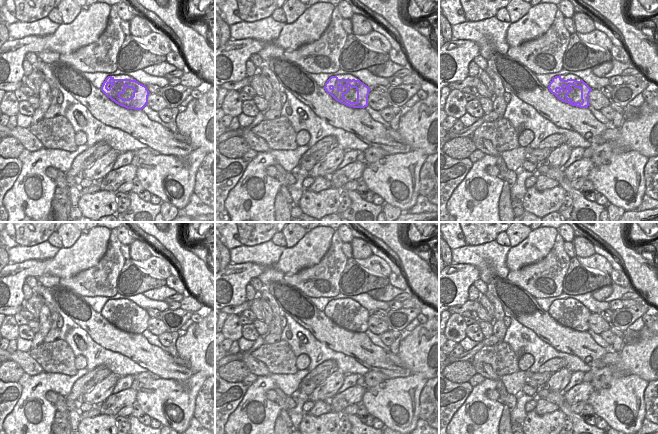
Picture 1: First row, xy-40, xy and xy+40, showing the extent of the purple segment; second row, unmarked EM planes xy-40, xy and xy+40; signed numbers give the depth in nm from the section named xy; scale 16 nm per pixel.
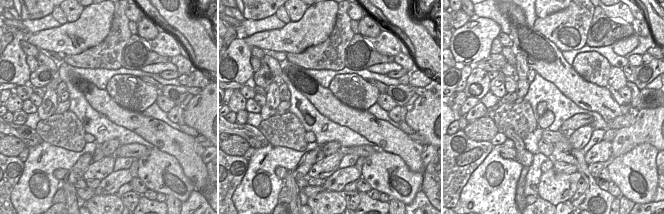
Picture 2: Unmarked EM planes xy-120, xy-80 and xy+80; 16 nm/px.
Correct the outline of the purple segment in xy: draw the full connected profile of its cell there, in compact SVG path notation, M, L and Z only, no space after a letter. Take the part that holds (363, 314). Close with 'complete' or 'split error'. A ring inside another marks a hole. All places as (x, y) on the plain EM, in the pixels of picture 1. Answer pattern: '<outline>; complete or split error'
M331 300L325 307L324 313L336 325L353 332L365 332L368 330L368 319L370 312L362 307L359 303L339 303L336 300ZM350 312L357 314L357 325L351 326L345 323L344 319L349 316Z; complete

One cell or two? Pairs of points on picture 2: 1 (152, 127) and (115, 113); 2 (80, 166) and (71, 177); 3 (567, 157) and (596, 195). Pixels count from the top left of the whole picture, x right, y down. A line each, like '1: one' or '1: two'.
1: one
2: one
3: one

